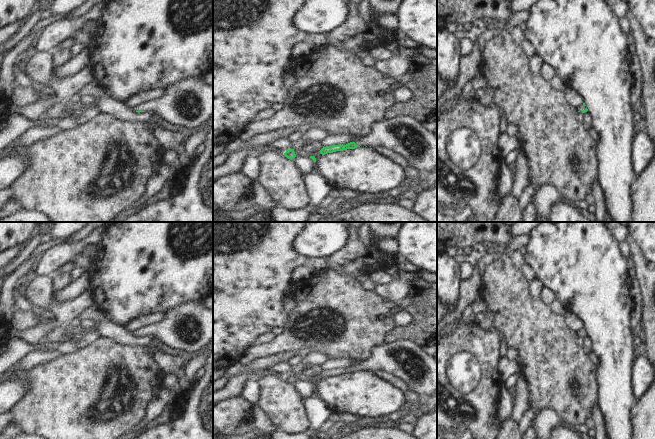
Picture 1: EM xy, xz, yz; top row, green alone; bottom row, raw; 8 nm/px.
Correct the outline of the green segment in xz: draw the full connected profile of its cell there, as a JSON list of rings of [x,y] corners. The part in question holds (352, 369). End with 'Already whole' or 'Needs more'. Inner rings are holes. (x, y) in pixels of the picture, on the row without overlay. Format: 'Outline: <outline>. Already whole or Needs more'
Outline: [[[398,340],[391,343],[375,347],[371,355],[356,366],[350,366],[346,369],[333,369],[331,371],[323,371],[319,376],[322,379],[343,375],[347,373],[355,373],[357,371],[385,371],[391,373],[401,380],[406,386],[406,390],[414,393],[422,404],[434,403],[437,395],[437,362],[433,357],[428,356],[422,348],[409,340]]]. Needs more.

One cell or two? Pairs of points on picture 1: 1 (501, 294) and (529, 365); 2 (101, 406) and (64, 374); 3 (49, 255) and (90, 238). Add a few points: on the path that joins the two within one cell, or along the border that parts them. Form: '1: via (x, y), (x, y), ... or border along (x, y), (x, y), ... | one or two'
1: via (516, 312), (529, 325), (529, 347) | one
2: via (92, 397), (87, 397), (73, 383) | one
3: via (59, 253), (67, 252), (80, 243) | one

